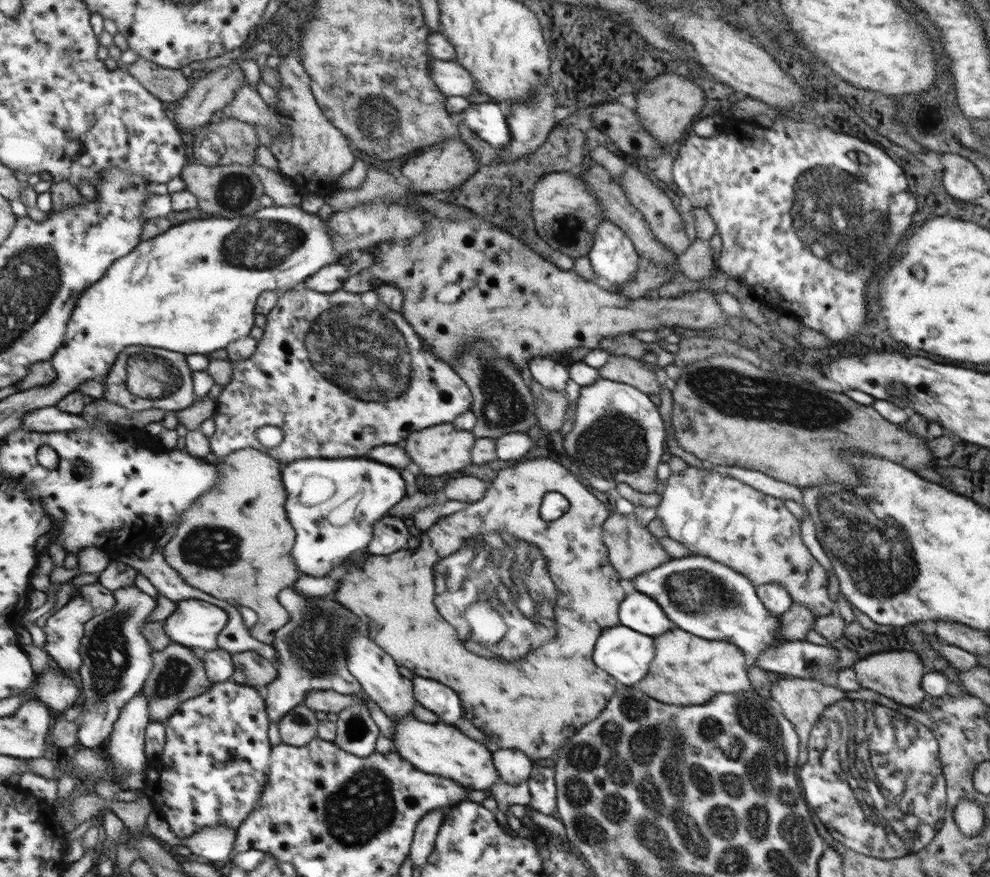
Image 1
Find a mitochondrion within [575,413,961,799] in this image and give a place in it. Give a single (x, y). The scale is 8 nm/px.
(877, 550)

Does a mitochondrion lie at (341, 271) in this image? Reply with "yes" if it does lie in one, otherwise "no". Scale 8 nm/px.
no

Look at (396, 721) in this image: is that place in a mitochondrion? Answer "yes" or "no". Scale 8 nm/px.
no

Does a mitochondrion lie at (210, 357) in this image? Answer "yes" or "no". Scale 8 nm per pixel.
no

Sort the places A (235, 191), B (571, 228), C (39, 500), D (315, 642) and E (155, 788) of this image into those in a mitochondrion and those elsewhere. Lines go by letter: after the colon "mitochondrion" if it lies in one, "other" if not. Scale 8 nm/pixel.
A: mitochondrion
B: mitochondrion
C: other
D: mitochondrion
E: other

